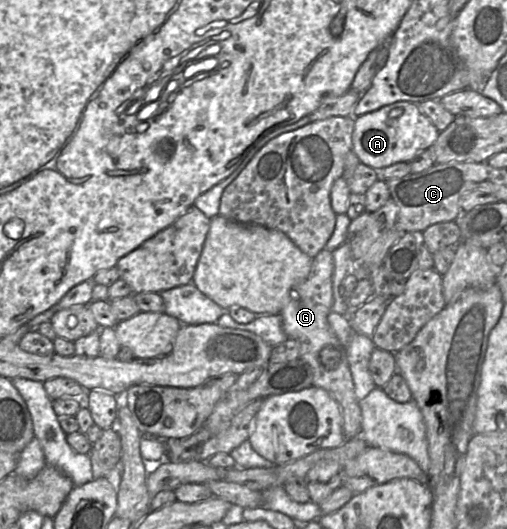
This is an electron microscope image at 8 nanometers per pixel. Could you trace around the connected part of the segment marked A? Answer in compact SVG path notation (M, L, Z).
M398 101L355 117L354 123L352 151L363 164L375 170L397 162L410 162L421 151L431 147L440 133L418 106L409 101Z

